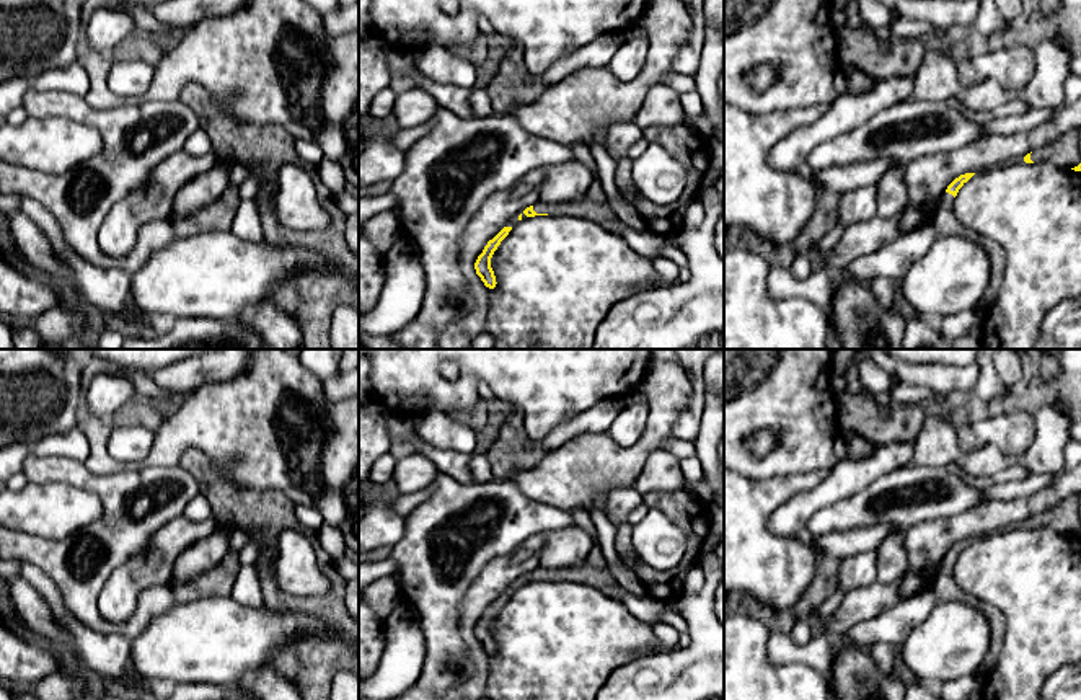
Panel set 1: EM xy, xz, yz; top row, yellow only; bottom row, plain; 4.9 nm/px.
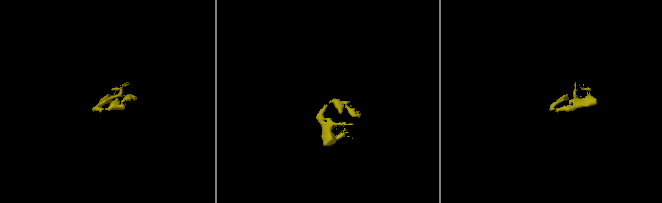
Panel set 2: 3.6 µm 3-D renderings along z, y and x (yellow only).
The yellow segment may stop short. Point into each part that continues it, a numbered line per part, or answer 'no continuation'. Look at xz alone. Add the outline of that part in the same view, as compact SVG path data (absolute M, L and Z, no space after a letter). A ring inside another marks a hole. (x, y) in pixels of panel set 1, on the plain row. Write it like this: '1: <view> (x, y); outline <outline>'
1: xz (594, 571); outline M593 545L585 561L579 566L548 569L538 566L533 571L536 579L548 581L576 581L584 586L592 586L598 591L607 589L610 586L618 586L615 576L610 573L610 568L602 555L598 545Z

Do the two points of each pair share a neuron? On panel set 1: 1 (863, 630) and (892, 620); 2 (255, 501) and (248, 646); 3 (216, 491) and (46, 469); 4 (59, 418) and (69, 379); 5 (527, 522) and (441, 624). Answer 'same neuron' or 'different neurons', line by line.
1: same neuron
2: different neurons
3: different neurons
4: same neuron
5: same neuron

